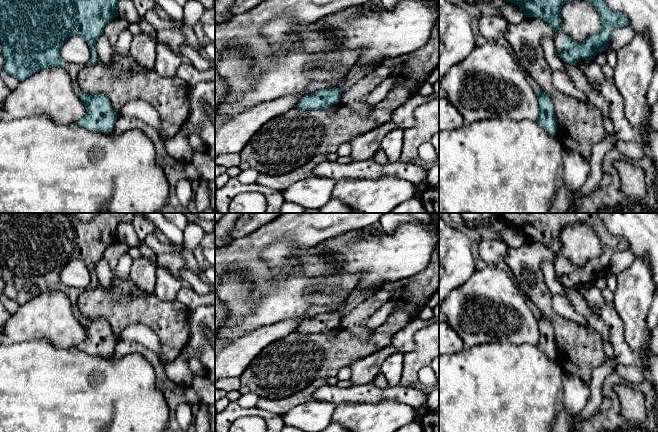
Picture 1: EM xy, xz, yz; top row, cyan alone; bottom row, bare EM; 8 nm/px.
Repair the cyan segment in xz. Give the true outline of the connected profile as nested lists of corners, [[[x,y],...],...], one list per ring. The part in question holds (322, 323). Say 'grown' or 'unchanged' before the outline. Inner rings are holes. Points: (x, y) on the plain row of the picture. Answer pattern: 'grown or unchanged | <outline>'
unchanged | [[[334,311],[318,314],[313,318],[303,321],[296,329],[300,335],[305,334],[326,334],[339,327],[341,315]]]

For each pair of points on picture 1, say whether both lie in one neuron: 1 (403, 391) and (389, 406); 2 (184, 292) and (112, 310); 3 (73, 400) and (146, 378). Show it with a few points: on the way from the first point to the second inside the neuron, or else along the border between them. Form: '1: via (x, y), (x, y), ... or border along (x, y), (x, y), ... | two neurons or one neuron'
1: border along (371, 402), (395, 400), (411, 405), (414, 408) | two neurons
2: border along (176, 299), (189, 310) | two neurons
3: via (91, 396), (119, 396), (128, 387) | one neuron

